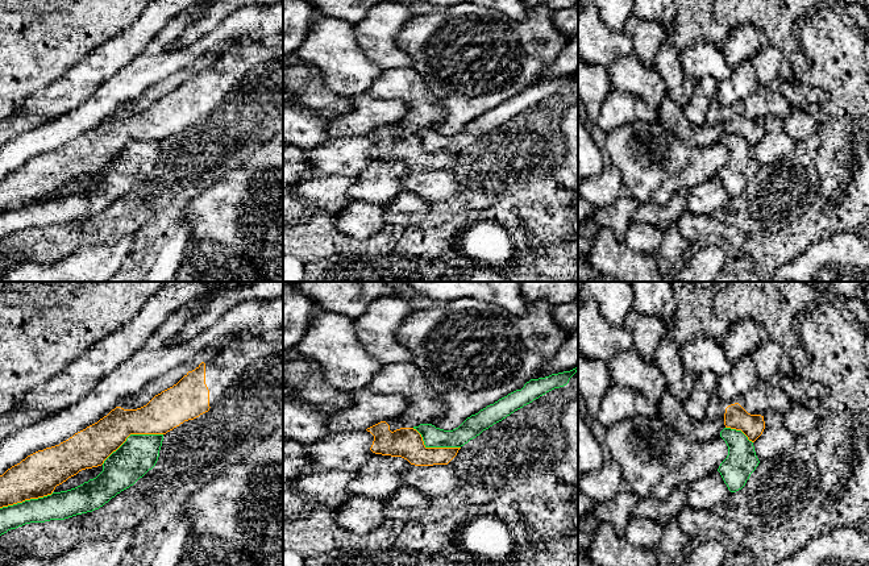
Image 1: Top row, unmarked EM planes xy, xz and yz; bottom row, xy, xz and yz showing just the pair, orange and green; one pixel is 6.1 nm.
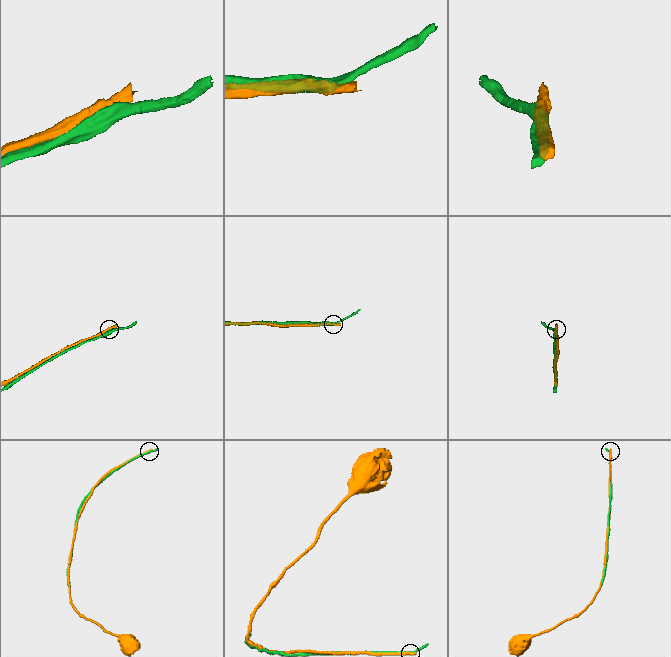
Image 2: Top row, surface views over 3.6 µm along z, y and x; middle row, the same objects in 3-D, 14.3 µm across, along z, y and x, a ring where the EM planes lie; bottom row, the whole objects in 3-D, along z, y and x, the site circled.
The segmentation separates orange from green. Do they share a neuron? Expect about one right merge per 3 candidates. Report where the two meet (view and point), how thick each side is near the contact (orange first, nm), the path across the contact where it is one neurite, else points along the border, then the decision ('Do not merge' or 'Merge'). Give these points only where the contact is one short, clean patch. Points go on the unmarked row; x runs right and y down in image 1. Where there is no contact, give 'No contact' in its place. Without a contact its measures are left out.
Touches orange at xy (132, 138). Thickness 220 nm (orange) against 240 nm. Do not merge

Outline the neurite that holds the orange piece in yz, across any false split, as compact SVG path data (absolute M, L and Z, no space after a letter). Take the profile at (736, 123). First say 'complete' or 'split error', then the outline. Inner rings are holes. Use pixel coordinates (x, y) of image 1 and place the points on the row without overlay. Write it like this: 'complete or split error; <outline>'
complete; M739 108L731 109L724 118L725 133L741 136L754 147L765 134L764 121L748 118Z

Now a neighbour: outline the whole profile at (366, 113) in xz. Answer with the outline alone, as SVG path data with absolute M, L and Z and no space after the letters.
M367 92L352 96L350 103L346 113L330 118L330 138L366 136L381 126L399 122L409 111L409 105L402 100L374 99Z

